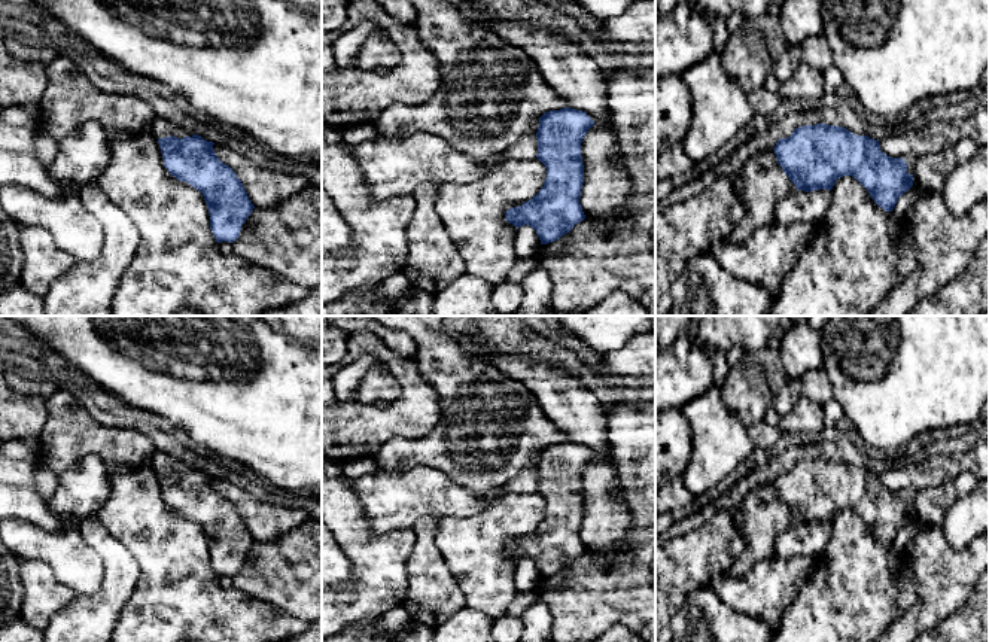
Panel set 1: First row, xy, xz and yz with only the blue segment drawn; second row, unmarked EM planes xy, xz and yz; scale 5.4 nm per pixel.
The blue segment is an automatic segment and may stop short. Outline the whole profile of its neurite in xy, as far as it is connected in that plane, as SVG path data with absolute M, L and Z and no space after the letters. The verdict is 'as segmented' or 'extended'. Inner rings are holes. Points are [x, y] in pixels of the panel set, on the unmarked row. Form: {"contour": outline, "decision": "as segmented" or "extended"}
{"contour": "M198 468L158 477L168 506L203 527L216 575L234 576L255 539L234 503L216 490L214 477Z", "decision": "as segmented"}

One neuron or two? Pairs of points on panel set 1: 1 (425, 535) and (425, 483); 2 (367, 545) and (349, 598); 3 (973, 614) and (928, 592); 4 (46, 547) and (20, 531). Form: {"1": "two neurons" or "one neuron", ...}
{"1": "two neurons", "2": "one neuron", "3": "two neurons", "4": "one neuron"}

